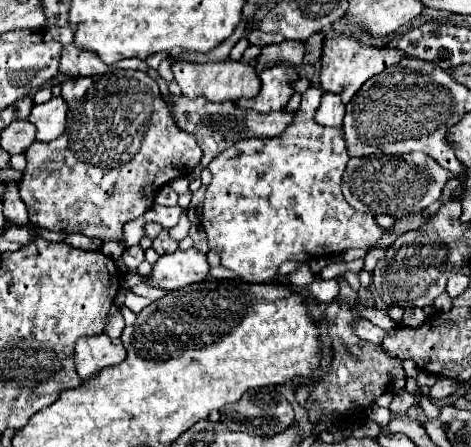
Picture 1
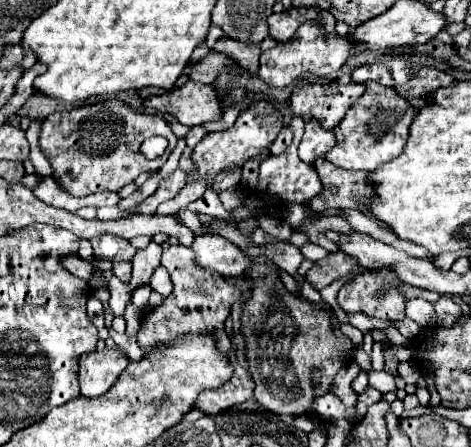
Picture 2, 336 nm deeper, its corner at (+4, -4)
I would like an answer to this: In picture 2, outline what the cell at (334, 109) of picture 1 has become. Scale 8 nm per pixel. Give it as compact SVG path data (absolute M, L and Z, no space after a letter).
M309 120L305 126L303 140L299 144L299 158L313 164L317 156L325 156L335 144L335 132L325 130L317 120Z

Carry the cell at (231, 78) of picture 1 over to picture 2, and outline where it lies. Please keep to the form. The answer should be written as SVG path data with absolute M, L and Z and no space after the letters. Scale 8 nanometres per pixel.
M193 82L175 88L173 92L145 98L147 108L175 116L185 126L197 126L221 118L221 102L217 90L209 84Z

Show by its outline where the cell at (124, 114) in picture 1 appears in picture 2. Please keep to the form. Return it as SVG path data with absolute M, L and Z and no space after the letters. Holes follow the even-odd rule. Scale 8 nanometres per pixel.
M103 98L95 104L85 104L61 114L53 112L43 120L39 136L39 146L53 166L53 178L71 196L89 196L105 190L119 192L139 174L161 168L175 144L177 136L161 116L137 112L117 98ZM149 136L165 136L169 140L165 154L151 162L139 150L141 142Z

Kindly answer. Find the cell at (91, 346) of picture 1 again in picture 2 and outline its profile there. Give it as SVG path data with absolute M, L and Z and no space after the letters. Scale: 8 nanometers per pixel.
M105 348L103 352L87 352L79 358L79 384L83 396L105 394L119 378L119 374L129 366L129 358L115 348Z

